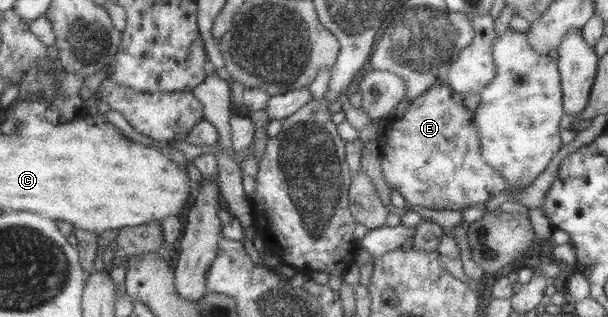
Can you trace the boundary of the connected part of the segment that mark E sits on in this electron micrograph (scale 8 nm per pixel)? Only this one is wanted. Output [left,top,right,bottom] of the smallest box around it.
[377,83,512,211]

